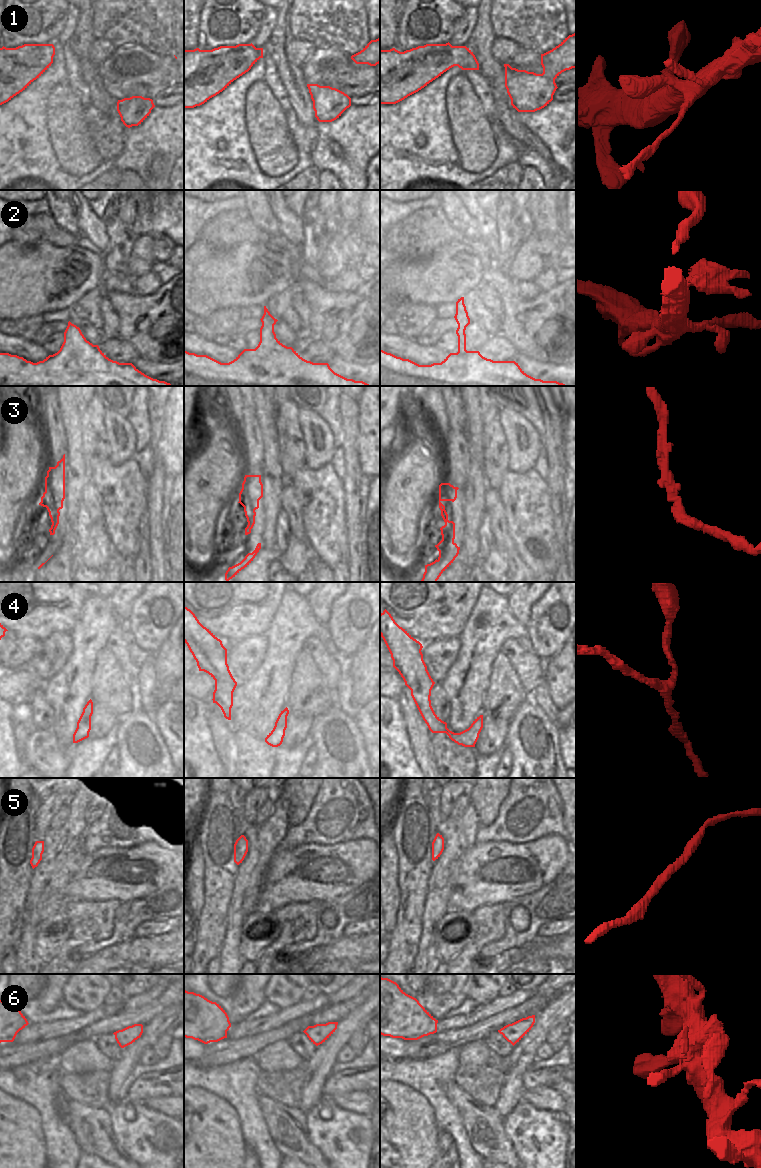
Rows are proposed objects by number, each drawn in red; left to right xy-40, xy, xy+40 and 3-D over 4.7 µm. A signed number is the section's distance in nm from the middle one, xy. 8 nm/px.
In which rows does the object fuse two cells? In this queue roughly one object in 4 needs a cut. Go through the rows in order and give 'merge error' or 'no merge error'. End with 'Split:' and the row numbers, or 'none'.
1: merge error
2: merge error
3: no merge error
4: no merge error
5: no merge error
6: no merge error
Split: 1, 2

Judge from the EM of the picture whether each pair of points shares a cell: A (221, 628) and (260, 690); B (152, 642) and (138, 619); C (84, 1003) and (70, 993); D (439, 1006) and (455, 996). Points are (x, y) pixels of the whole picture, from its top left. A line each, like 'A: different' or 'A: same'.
A: different
B: same
C: same
D: same

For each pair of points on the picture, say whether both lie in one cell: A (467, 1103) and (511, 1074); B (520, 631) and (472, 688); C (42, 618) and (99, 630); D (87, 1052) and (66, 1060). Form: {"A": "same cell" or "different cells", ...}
{"A": "different cells", "B": "same cell", "C": "different cells", "D": "same cell"}

